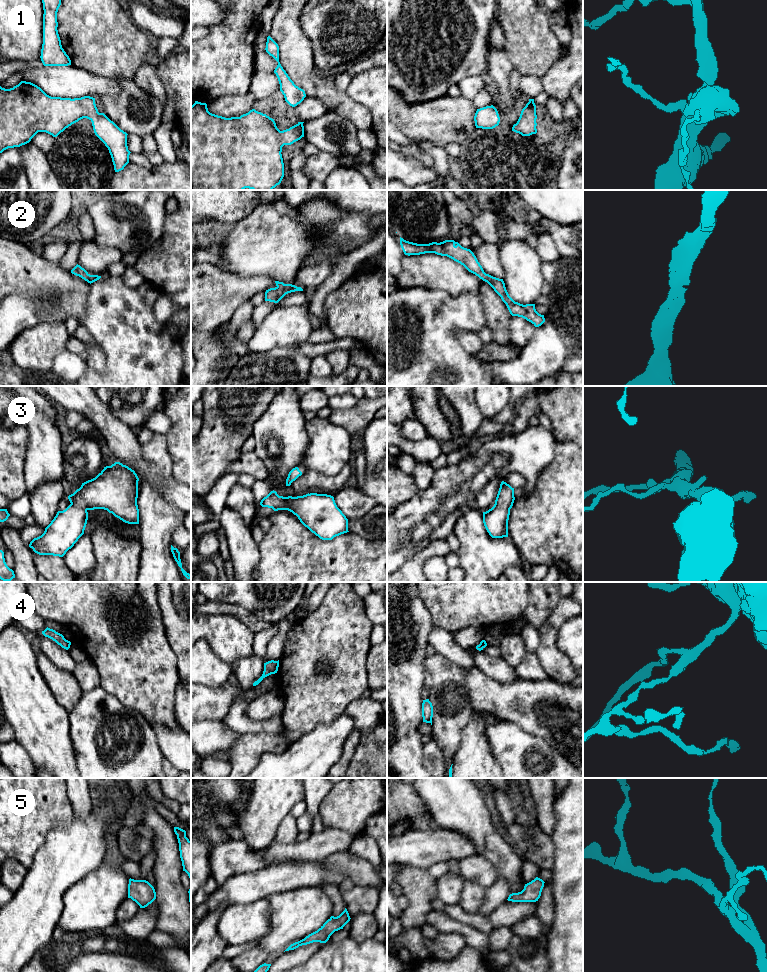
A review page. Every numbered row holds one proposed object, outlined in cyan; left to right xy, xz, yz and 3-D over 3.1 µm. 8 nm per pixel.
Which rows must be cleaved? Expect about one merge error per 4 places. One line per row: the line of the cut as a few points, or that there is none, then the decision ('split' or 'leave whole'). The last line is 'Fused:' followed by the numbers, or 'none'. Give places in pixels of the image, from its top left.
1: cut none; leave whole
2: cut none; leave whole
3: cut none; leave whole
4: cut none; leave whole
5: cut none; leave whole
Fused: none

